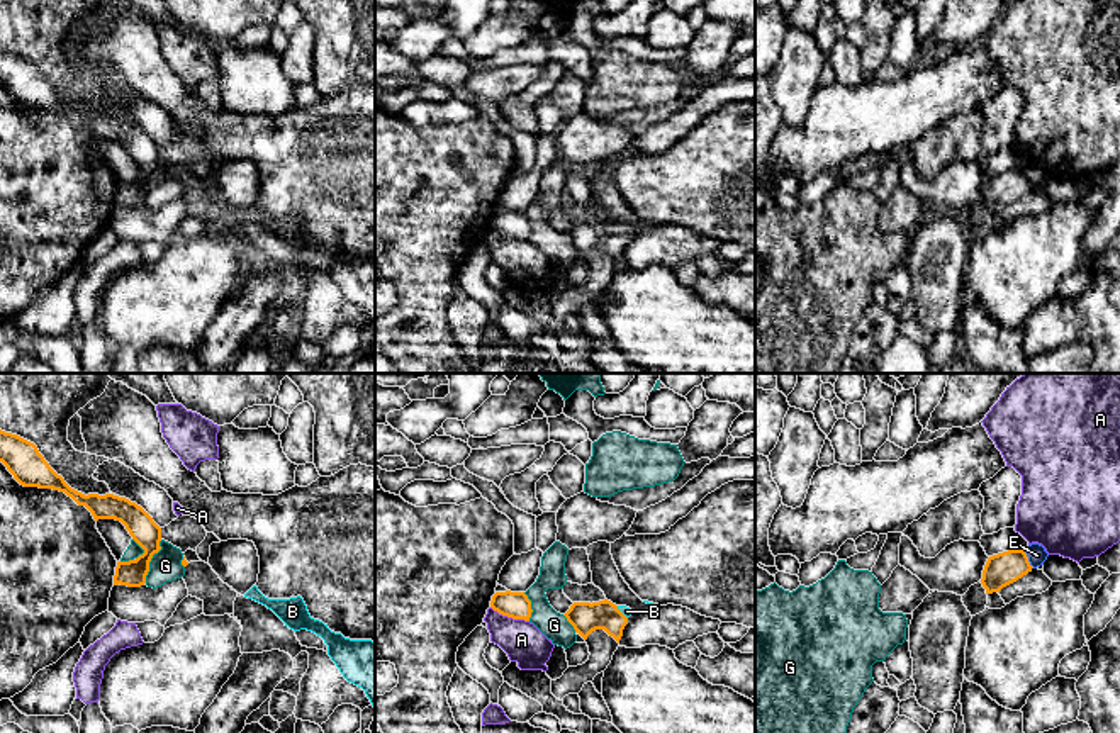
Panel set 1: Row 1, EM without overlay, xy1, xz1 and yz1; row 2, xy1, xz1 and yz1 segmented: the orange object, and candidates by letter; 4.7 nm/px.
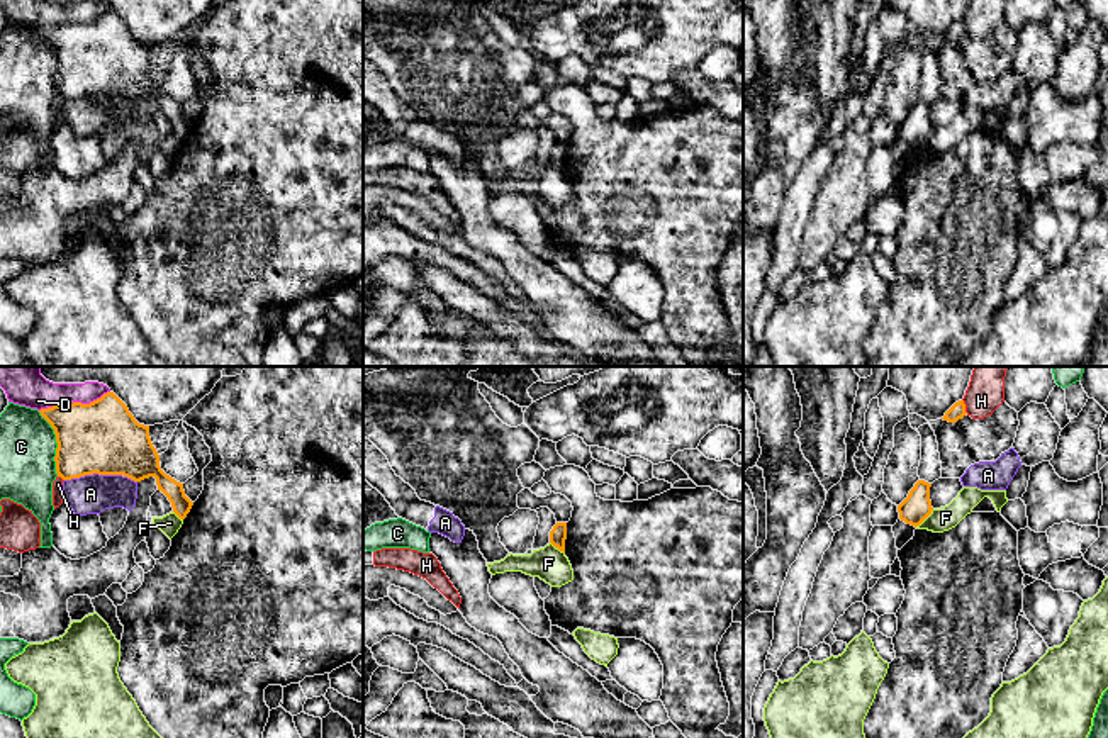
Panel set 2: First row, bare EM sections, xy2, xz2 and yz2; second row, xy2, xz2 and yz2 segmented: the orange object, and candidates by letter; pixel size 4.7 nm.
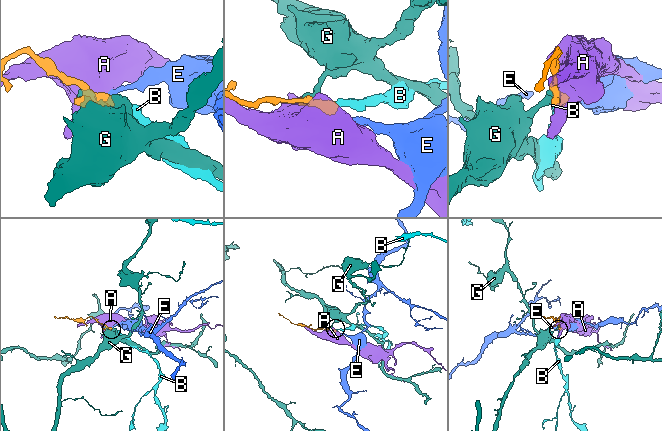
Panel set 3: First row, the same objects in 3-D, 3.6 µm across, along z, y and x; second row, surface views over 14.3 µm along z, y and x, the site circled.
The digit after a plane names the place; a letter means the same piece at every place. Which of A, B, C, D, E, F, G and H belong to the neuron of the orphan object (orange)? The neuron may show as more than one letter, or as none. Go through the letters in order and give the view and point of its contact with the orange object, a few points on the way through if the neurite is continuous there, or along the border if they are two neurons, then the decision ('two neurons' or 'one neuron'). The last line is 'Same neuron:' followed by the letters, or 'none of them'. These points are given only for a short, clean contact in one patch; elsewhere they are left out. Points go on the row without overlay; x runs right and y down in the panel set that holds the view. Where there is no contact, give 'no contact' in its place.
A: meets orange in xy2 at (92, 94); two neurons
B: meets orange in xz1 at (621, 233); runs through xz1 (584, 236), (621, 233), (627, 231); one neuron
C: meets orange in xy2 at (56, 61); border along xy2 (38, 31), (55, 55), (55, 92), (58, 95); two neurons
D: meets orange in xy2 at (73, 22); two neurons
E: meets orange in yz1 at (1027, 179); border along yz1 (1024, 170), (1034, 187); two neurons
F: meets orange in yz2 at (923, 139); border along yz2 (934, 129), (915, 146); two neurons
G: meets orange in xy1 at (150, 180); two neurons
H: meets orange in yz2 at (964, 26); two neurons
Same neuron: B

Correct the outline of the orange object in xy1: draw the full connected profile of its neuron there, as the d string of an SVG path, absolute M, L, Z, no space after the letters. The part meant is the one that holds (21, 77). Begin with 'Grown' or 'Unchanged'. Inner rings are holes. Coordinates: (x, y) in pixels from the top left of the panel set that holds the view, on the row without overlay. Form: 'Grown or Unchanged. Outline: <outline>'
Unchanged. Outline: M0 49L0 81L24 107L53 109L64 112L78 126L85 126L95 141L120 141L132 159L144 170L136 180L117 182L114 205L141 207L146 204L149 182L161 170L161 148L136 122L114 114L81 114L71 109L61 95L58 95L37 66L17 54Z

